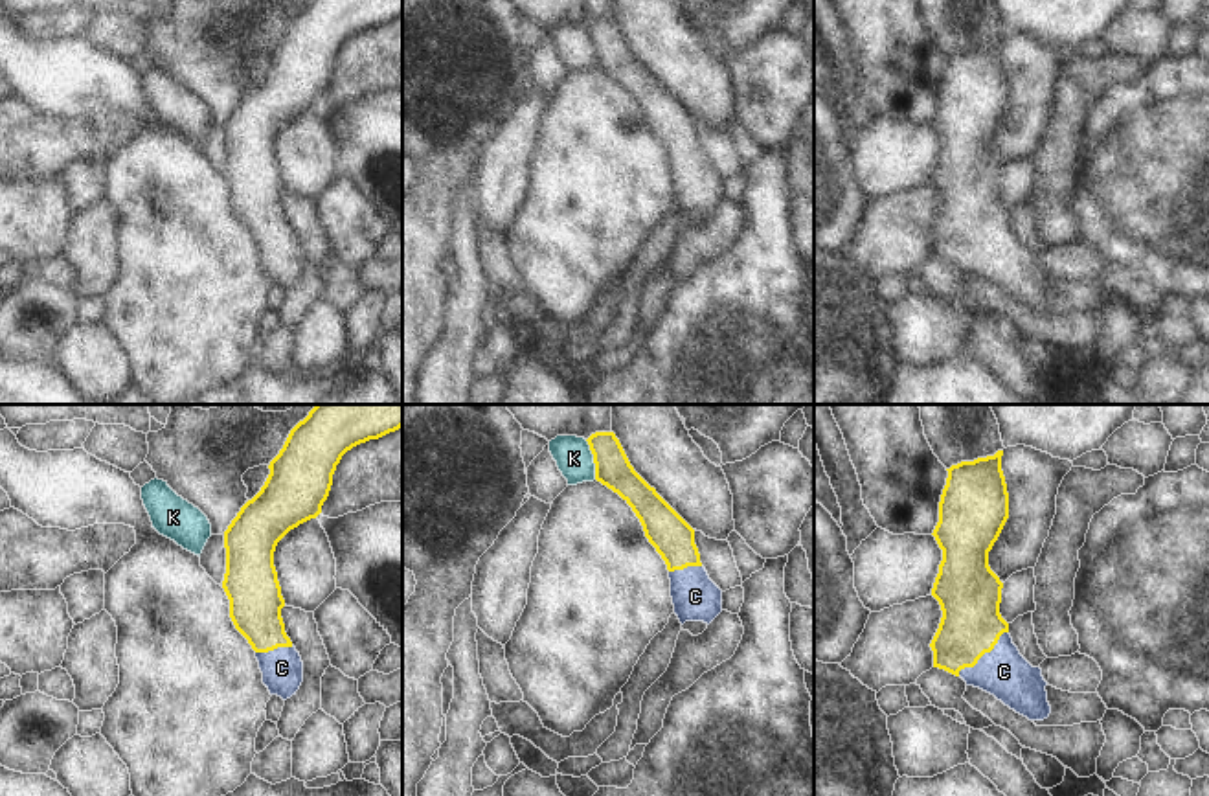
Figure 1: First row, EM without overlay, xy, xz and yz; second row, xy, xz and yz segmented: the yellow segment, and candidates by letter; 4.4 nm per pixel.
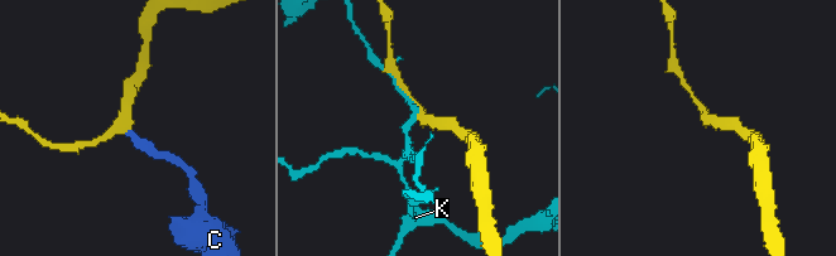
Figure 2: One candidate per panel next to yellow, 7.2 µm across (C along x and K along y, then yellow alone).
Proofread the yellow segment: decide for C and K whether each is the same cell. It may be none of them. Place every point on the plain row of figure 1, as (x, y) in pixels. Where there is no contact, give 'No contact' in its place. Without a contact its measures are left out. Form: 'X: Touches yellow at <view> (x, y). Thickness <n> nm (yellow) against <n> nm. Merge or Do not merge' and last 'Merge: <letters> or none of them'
C: Touches yellow at yz (983, 241). Thickness 260 nm (yellow) against 220 nm. Merge
K: Touches yellow at xz (594, 48). Thickness 160 nm (yellow) against 160 nm. Do not merge
Merge: C

